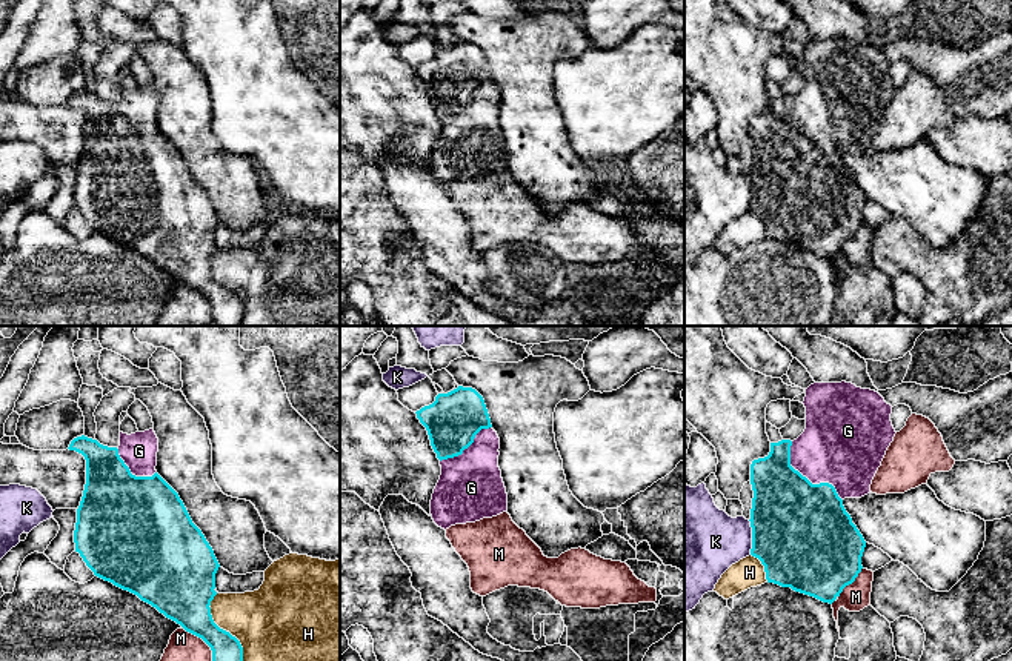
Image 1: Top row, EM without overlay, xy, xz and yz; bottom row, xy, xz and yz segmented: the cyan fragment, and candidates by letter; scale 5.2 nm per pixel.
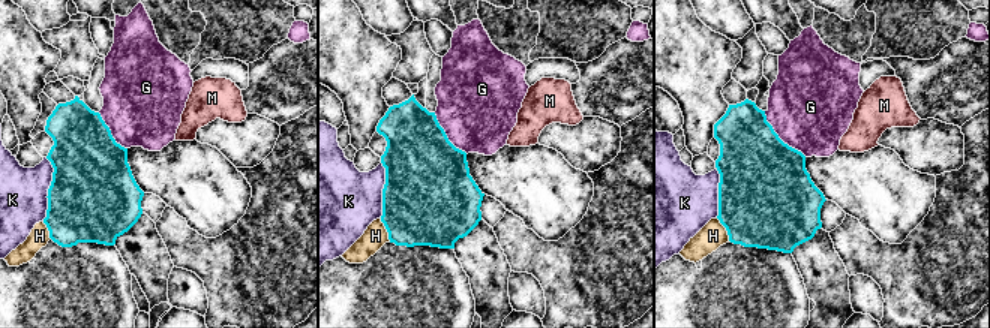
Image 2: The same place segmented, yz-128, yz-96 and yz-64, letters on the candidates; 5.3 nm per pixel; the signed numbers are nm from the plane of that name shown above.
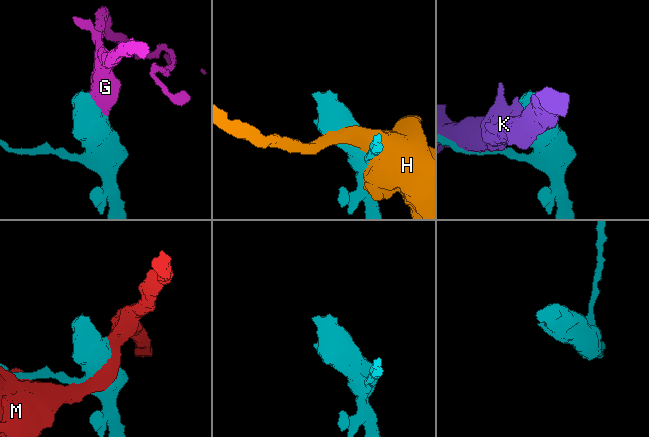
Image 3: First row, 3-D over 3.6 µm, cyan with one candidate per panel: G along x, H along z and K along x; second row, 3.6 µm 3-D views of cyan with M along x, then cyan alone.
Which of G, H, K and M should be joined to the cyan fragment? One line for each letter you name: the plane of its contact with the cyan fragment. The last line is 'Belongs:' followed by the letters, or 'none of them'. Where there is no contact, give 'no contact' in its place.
G: yz
Belongs: G

